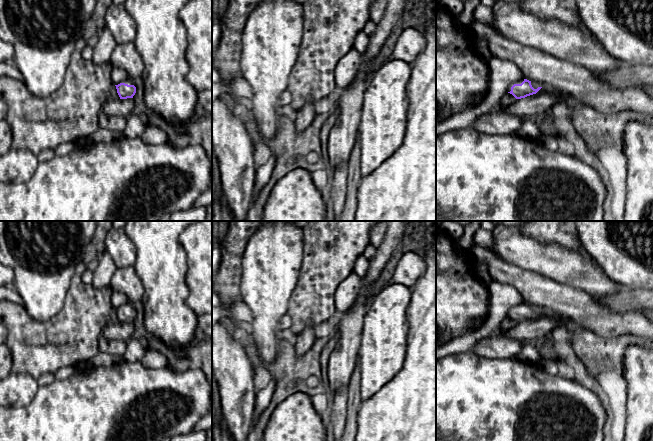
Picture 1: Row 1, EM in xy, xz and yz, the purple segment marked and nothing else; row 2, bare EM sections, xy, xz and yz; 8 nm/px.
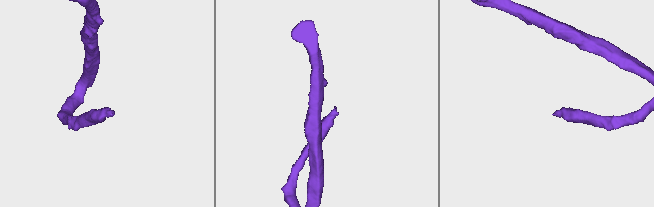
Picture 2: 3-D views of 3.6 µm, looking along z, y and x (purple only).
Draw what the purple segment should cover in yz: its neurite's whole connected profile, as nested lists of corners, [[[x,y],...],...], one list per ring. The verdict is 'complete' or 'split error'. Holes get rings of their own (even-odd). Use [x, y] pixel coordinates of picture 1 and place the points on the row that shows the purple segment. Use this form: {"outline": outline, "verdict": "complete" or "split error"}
{"outline": [[[524,79],[510,84],[508,93],[512,94],[516,99],[521,99],[536,94],[541,88],[542,87],[539,87],[535,83]]], "verdict": "split error"}

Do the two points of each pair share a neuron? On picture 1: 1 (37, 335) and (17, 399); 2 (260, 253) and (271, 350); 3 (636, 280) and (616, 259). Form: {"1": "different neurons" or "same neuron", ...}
{"1": "different neurons", "2": "same neuron", "3": "same neuron"}

